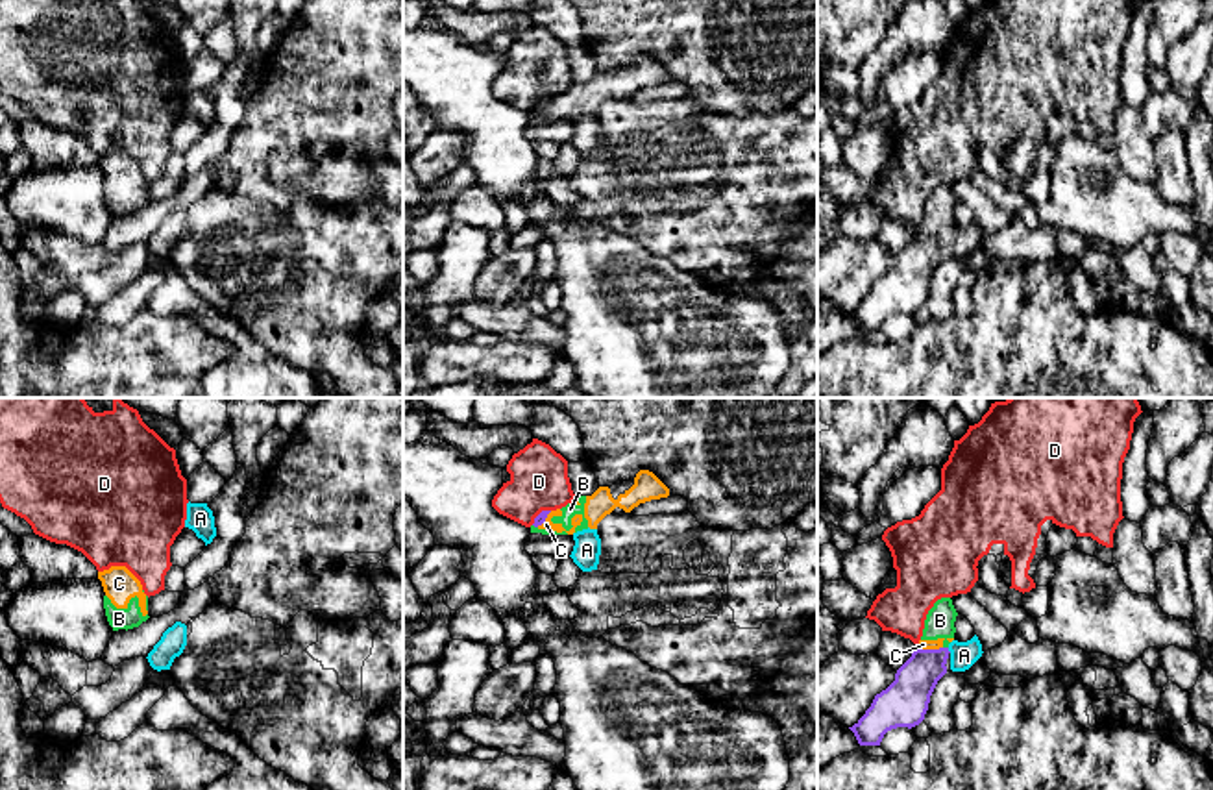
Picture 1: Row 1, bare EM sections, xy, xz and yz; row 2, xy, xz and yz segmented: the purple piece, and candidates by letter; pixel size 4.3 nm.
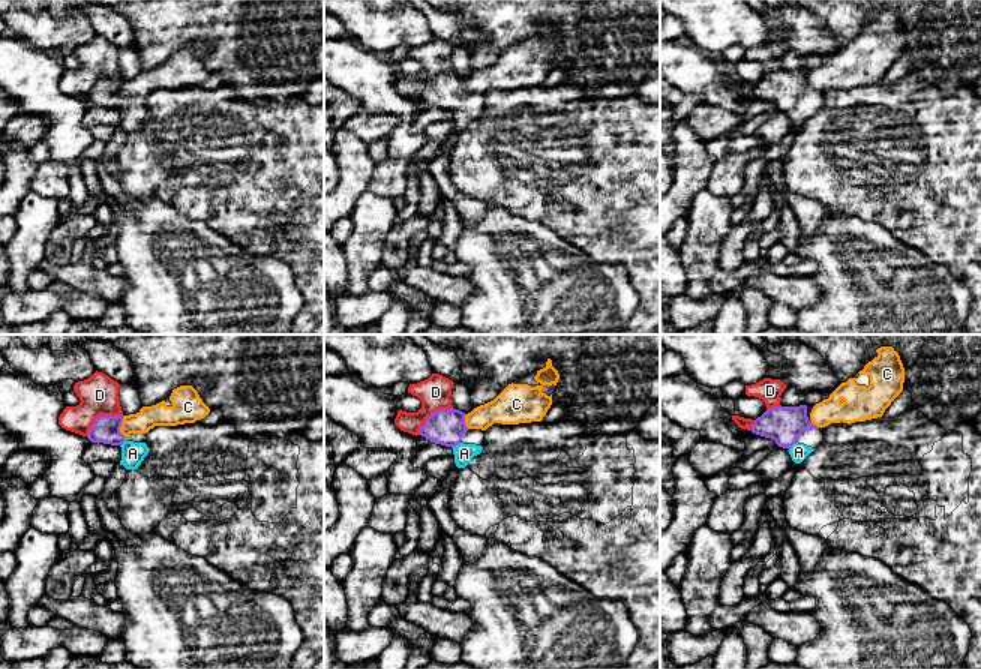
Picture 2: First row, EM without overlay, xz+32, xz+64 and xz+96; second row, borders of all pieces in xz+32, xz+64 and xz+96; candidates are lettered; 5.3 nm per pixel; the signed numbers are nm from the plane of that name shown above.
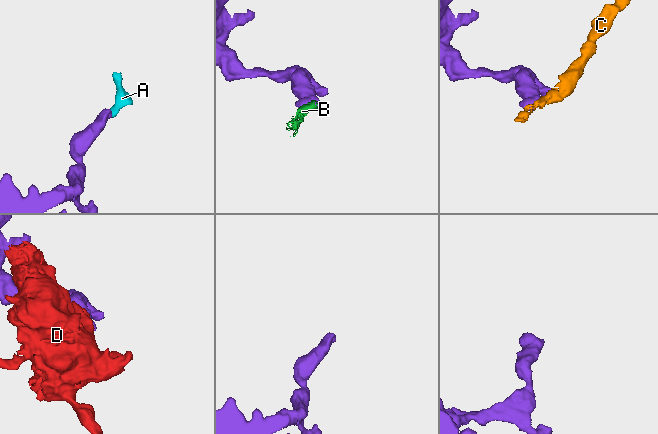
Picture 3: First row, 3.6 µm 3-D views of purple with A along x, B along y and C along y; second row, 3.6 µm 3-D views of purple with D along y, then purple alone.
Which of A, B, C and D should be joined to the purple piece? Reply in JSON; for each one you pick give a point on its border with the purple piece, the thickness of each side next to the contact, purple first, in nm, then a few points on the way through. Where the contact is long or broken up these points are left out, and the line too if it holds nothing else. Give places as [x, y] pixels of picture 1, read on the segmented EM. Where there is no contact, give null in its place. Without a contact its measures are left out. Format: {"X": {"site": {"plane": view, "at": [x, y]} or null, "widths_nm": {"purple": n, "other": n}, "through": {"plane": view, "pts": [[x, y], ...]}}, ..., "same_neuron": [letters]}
{"A": {"site": {"plane": "yz", "at": [947, 650]}, "widths_nm": {"purple": 180, "other": 110}, "through": {"plane": "yz", "pts": [[916, 679], [947, 650], [958, 650], [964, 655]]}}, "same_neuron": ["A"]}

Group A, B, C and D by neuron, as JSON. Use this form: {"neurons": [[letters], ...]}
{"neurons": [["A"], ["B", "C"], ["D"]]}

